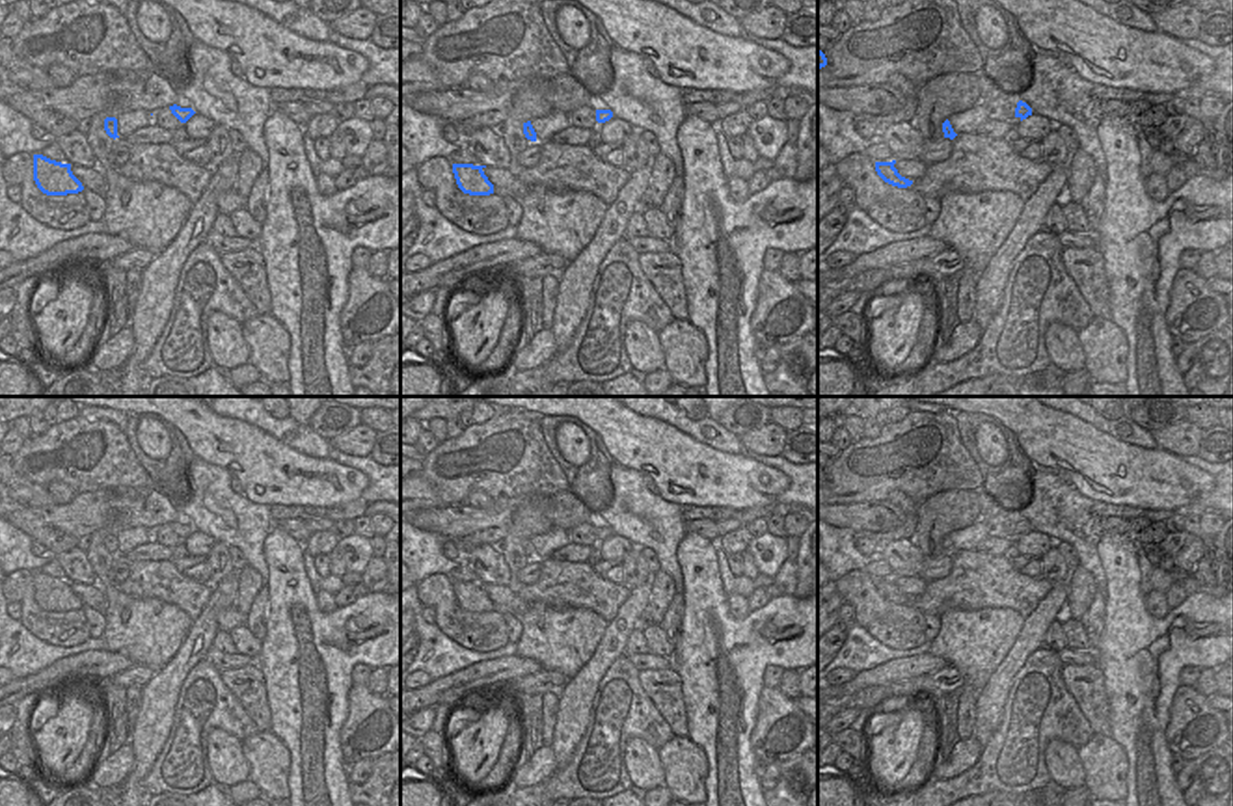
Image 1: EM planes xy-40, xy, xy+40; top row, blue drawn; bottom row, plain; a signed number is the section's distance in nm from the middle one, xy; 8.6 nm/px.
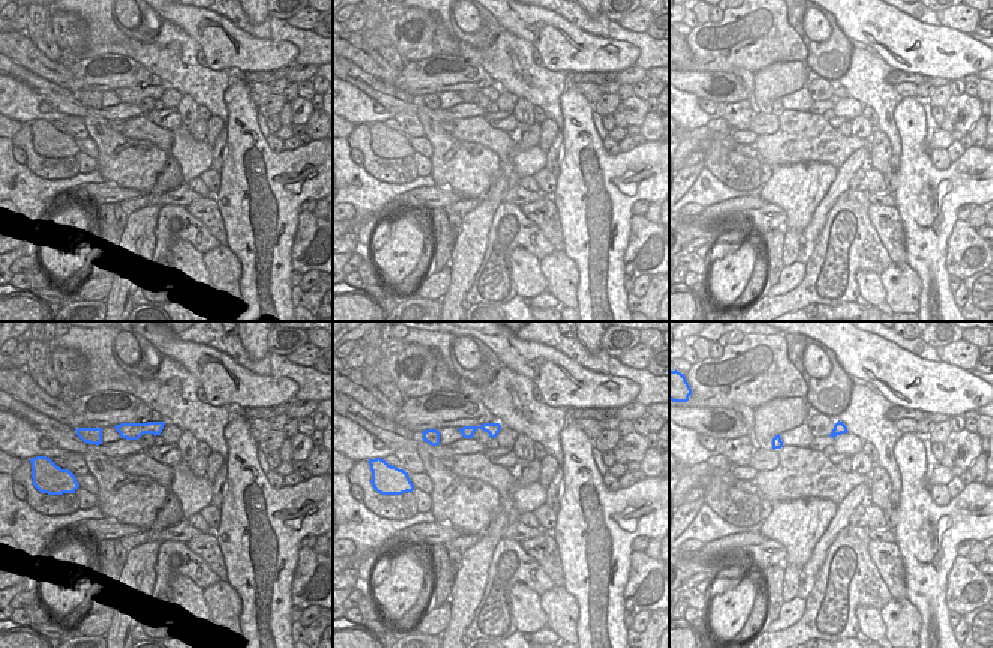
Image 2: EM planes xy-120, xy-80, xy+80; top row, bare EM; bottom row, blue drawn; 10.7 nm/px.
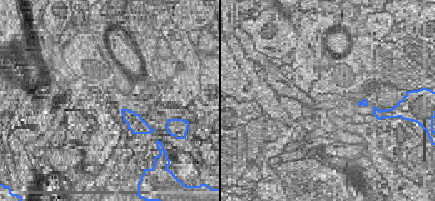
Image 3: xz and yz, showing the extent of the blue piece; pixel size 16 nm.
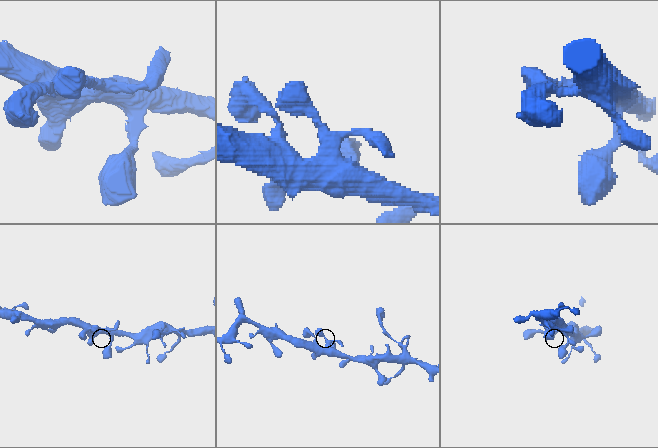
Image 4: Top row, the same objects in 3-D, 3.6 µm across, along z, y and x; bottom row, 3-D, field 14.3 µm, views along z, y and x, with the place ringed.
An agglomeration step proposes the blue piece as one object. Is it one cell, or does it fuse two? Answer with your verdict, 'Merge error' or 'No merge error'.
No merge error.

